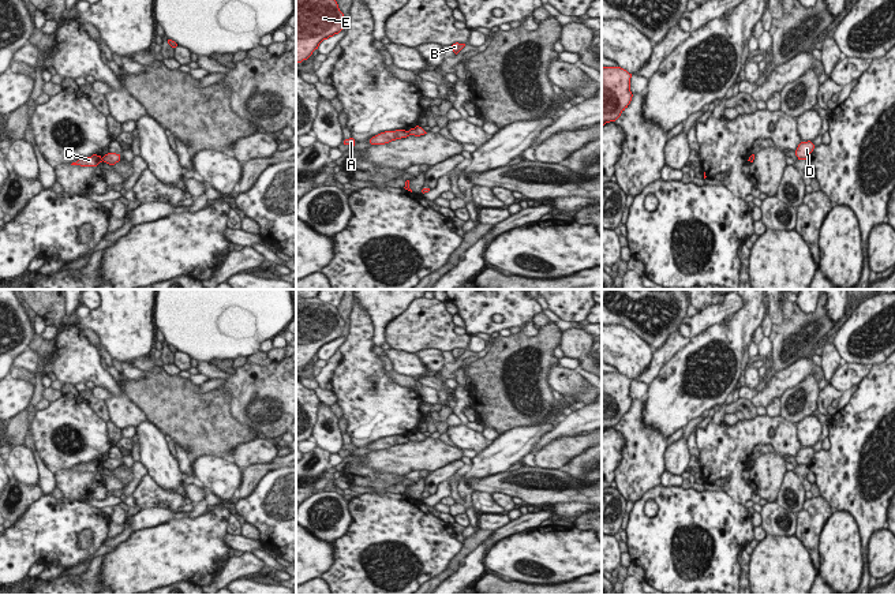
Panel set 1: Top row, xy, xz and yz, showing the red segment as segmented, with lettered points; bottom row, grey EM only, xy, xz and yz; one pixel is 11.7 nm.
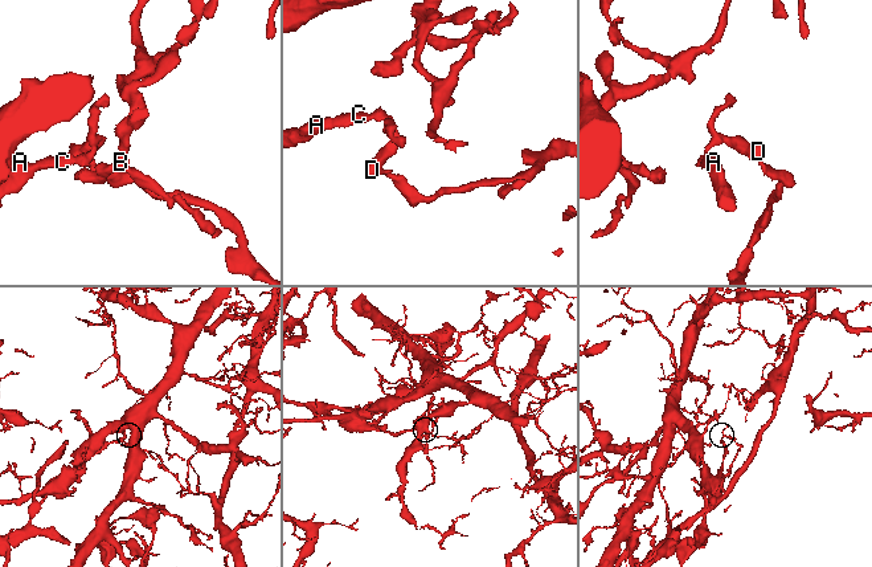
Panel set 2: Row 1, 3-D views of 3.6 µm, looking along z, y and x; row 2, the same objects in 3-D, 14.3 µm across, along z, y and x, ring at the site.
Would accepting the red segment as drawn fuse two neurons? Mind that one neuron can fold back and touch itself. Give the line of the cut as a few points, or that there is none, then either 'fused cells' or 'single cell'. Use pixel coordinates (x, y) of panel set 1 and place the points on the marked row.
xz (407, 131), (409, 134) | fused cells

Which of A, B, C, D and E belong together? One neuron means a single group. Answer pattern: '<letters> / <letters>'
A C / B D E

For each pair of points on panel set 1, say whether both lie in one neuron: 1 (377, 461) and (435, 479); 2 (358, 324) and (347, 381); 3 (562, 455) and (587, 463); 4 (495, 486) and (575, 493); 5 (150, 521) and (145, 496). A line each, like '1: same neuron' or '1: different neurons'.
1: different neurons
2: same neuron
3: different neurons
4: same neuron
5: different neurons

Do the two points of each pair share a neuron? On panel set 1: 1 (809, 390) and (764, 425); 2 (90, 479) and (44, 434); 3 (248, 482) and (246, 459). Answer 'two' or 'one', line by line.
1: two
2: two
3: two

